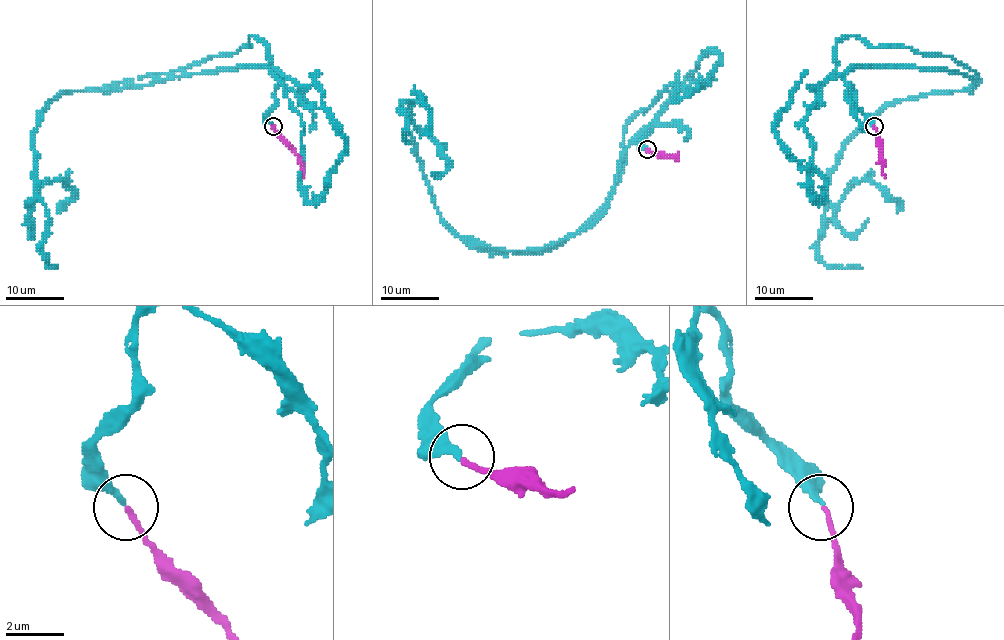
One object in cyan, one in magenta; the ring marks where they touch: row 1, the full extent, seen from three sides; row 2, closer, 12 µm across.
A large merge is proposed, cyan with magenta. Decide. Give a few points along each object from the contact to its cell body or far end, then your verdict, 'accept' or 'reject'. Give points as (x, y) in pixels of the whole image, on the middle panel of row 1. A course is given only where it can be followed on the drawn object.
cyan via (647, 150), (654, 119), (608, 206), (526, 253), (598, 214), (625, 124), (717, 51), (695, 80) | magenta via (647, 150), (677, 160) | accept

